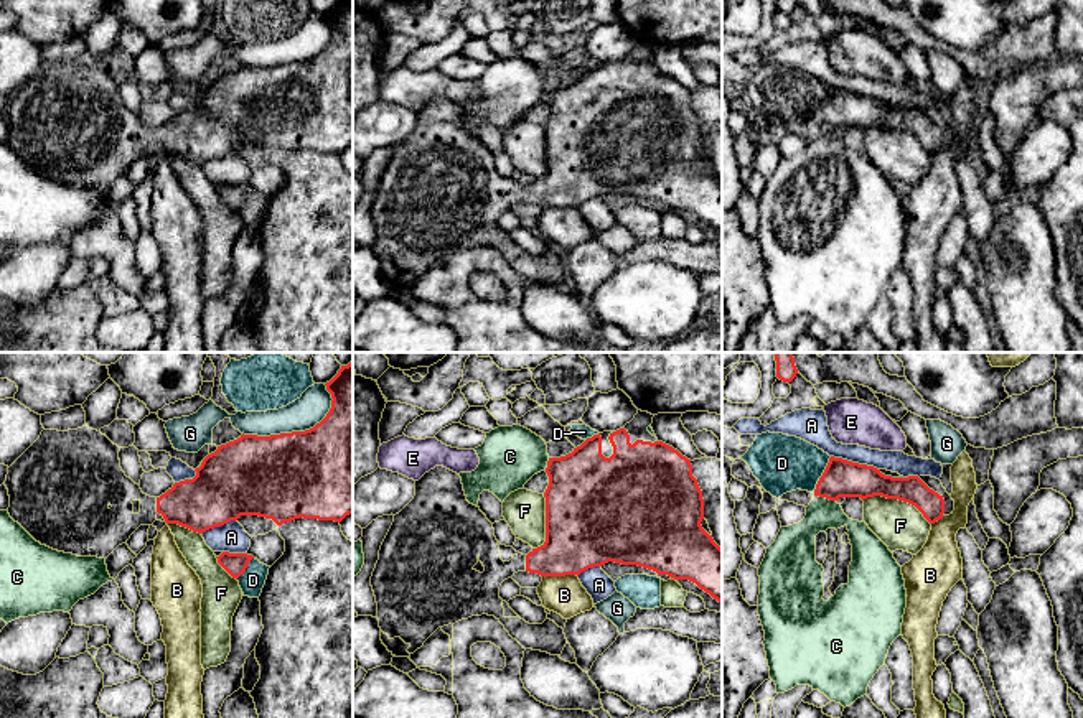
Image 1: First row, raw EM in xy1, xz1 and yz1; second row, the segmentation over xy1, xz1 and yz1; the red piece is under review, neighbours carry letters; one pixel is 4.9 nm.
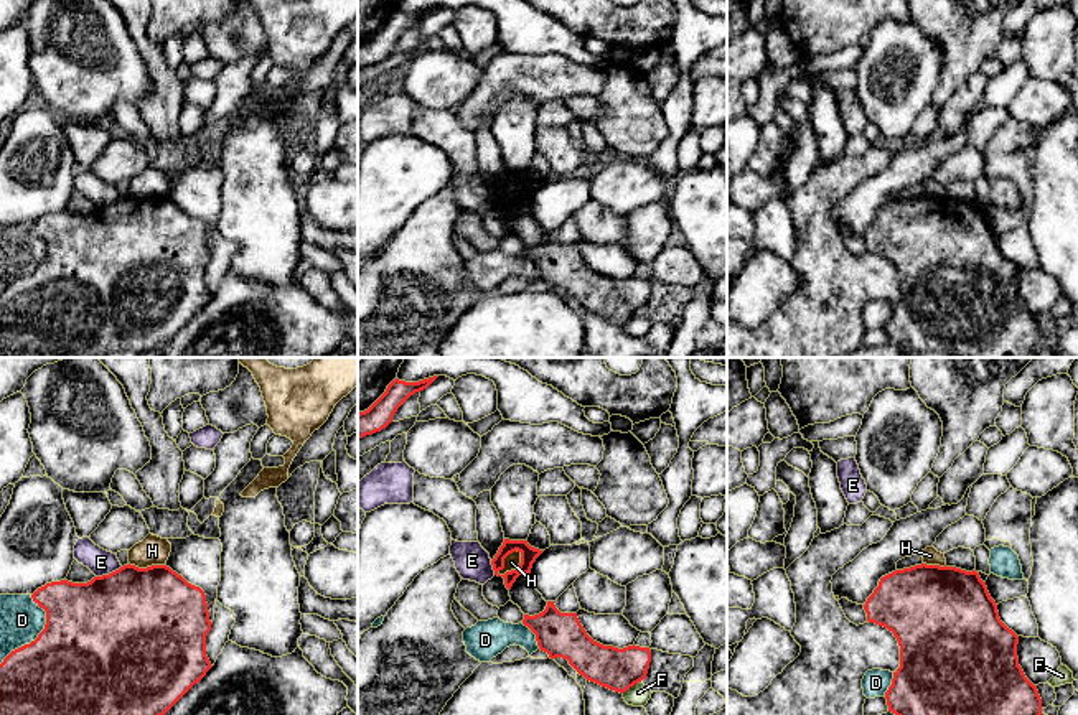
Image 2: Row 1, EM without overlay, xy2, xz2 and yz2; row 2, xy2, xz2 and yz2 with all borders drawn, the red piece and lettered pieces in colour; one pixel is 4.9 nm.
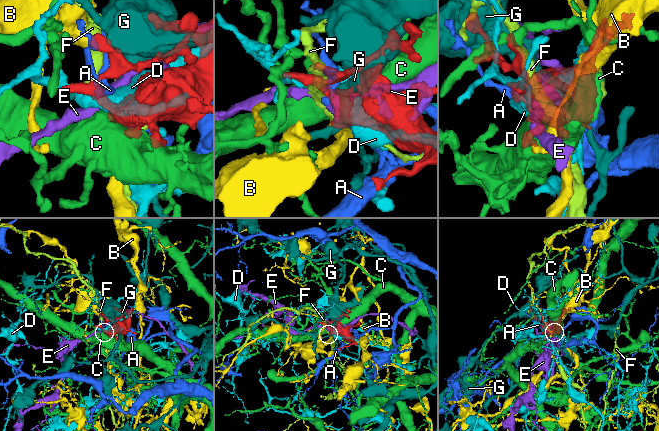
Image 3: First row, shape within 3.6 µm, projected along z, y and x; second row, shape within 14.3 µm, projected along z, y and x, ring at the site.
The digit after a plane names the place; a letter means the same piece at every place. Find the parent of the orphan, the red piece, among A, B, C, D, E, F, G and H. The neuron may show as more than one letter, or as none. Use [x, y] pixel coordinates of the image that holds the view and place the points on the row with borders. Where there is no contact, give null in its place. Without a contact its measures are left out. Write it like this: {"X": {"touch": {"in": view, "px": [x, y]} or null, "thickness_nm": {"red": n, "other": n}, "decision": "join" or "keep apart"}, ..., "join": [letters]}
{"A": {"touch": {"in": "yz1", "px": [856, 463]}, "thickness_nm": {"red": 190, "other": 130}, "decision": "keep apart"}, "B": {"touch": {"in": "xz1", "px": [559, 575]}, "thickness_nm": {"red": 360, "other": 190}, "decision": "keep apart"}, "C": {"touch": {"in": "yz1", "px": [825, 496]}, "thickness_nm": {"red": 190, "other": 160}, "decision": "keep apart"}, "D": {"touch": {"in": "xy2", "px": [38, 635]}, "thickness_nm": {"red": 500, "other": 220}, "decision": "keep apart"}, "E": {"touch": {"in": "xy2", "px": [109, 574]}, "thickness_nm": {"red": 500, "other": 130}, "decision": "keep apart"}, "F": {"touch": {"in": "yz1", "px": [897, 498]}, "thickness_nm": {"red": 180, "other": 240}, "decision": "keep apart"}, "G": {"touch": {"in": "xy1", "px": [294, 432]}, "thickness_nm": {"red": 460, "other": 160}, "decision": "keep apart"}, "H": {"touch": {"in": "xz2", "px": [505, 557]}, "thickness_nm": {"red": 80, "other": 80}, "decision": "keep apart"}, "join": []}

